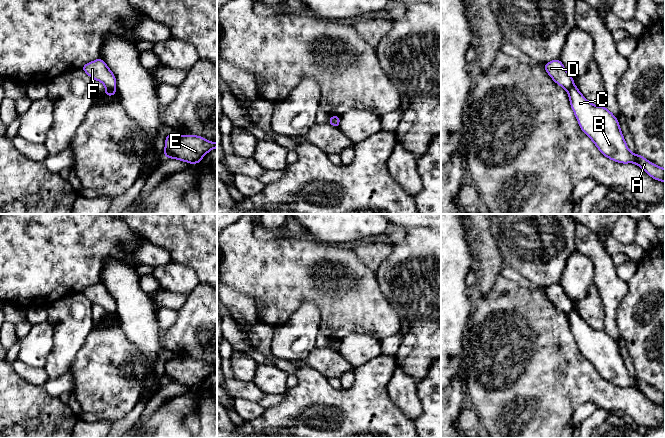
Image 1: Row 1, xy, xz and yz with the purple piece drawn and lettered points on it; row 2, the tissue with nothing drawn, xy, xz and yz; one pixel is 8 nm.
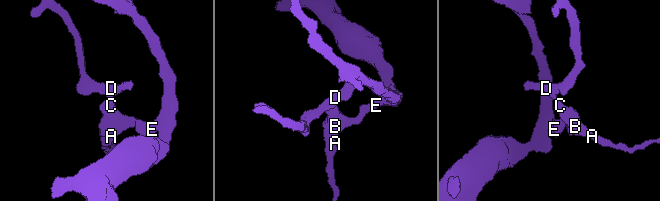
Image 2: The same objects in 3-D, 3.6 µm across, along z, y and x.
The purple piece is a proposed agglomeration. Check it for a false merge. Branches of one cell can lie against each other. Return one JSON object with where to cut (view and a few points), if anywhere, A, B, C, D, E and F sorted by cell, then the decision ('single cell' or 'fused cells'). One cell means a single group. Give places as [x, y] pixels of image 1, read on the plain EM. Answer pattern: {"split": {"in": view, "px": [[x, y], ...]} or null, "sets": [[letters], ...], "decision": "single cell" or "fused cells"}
{"split": {"in": "xy", "px": [[106, 311], [115, 313]]}, "sets": [["A", "B", "C", "E"], ["D", "F"]], "decision": "fused cells"}

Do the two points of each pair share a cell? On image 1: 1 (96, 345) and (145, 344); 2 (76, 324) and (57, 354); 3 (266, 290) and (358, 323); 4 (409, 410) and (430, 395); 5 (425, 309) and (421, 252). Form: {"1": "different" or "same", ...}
{"1": "different", "2": "same", "3": "same", "4": "different", "5": "same"}

